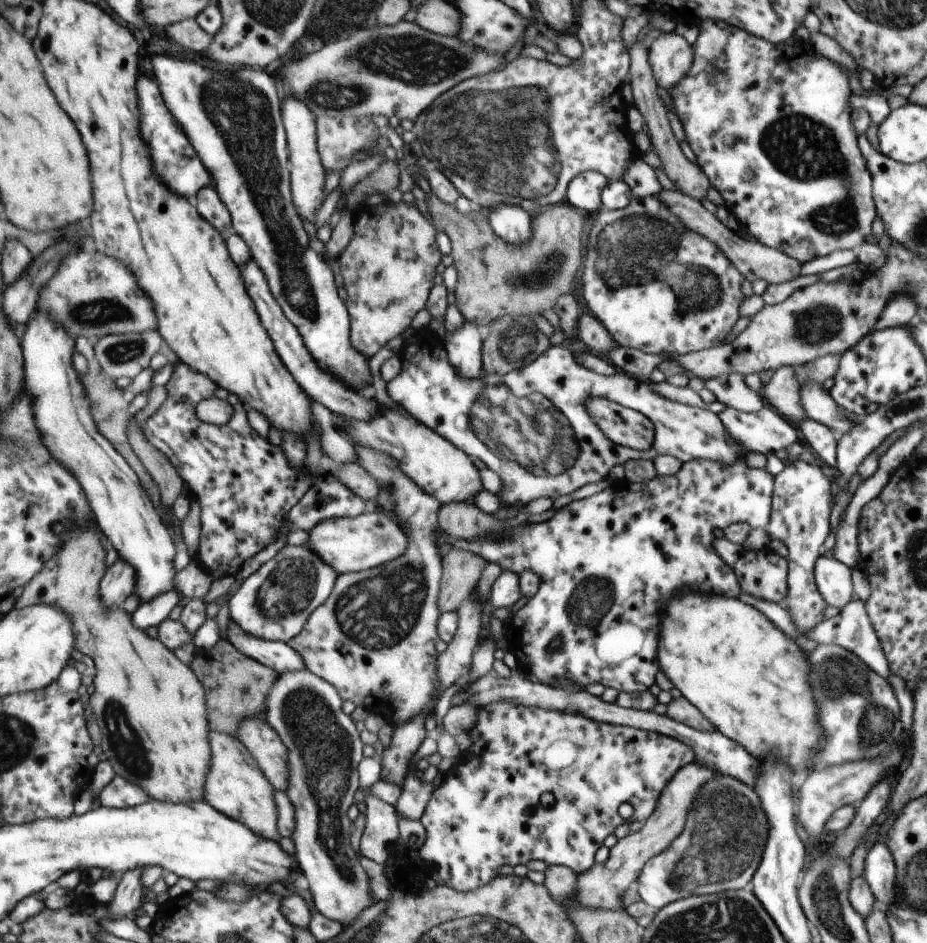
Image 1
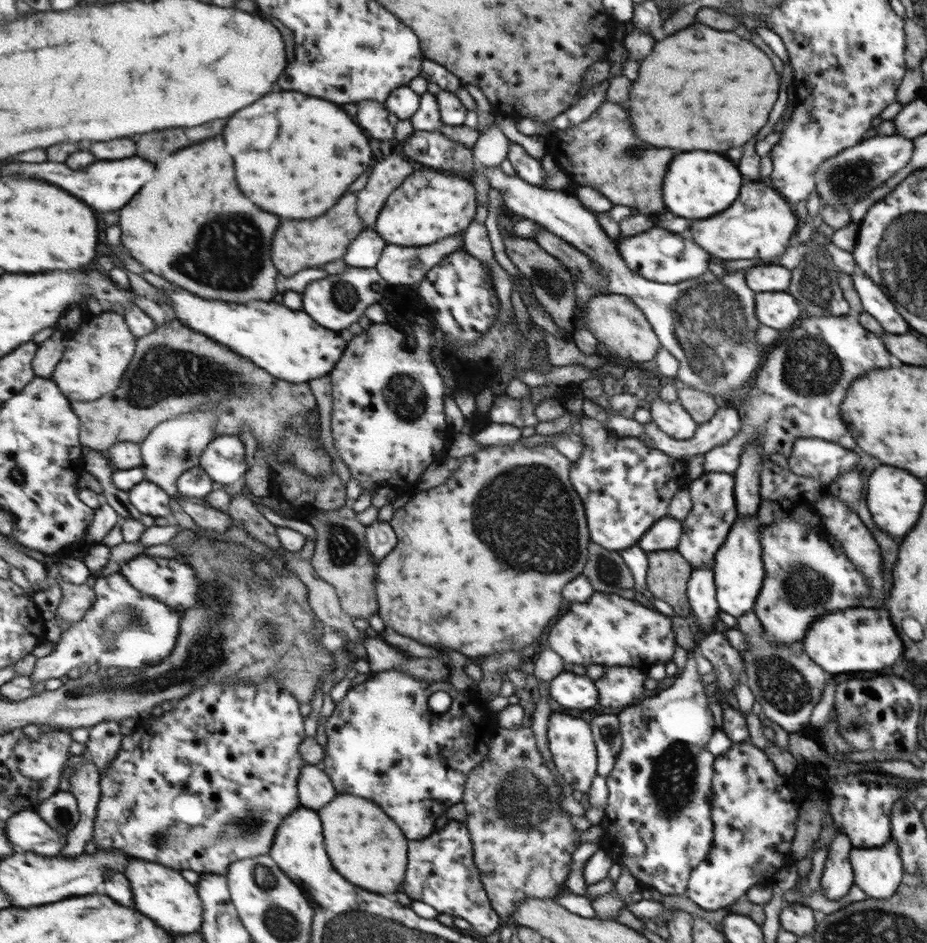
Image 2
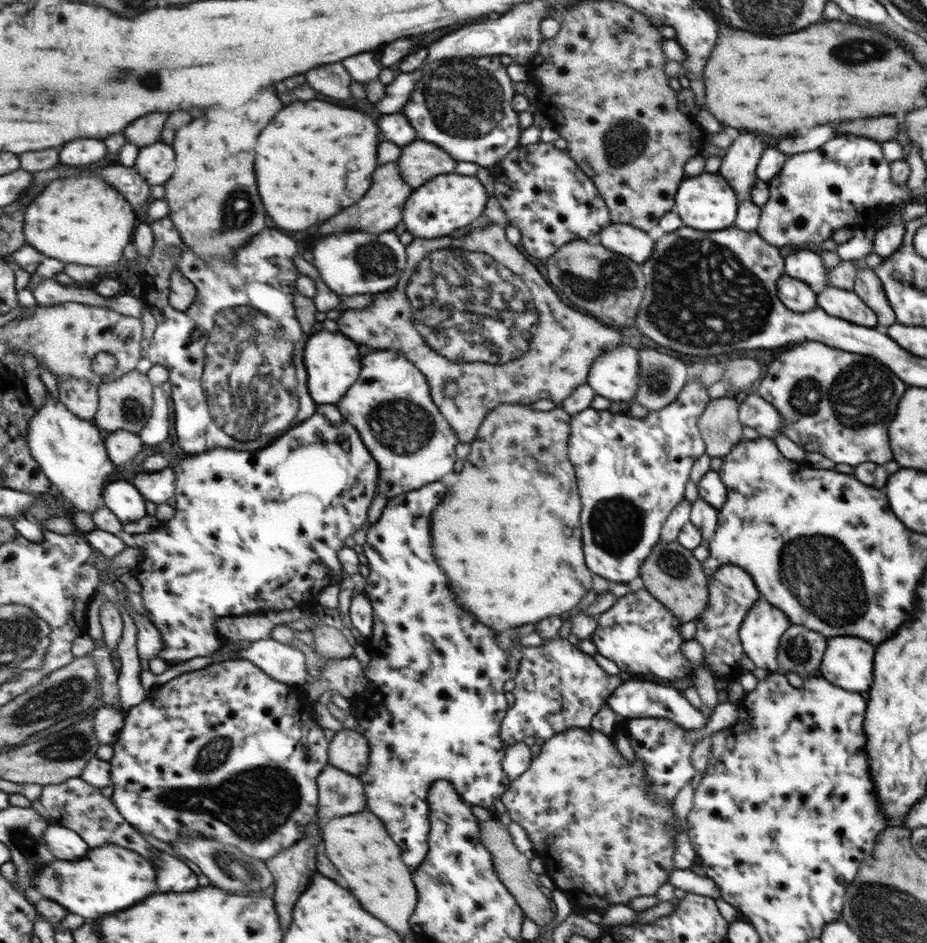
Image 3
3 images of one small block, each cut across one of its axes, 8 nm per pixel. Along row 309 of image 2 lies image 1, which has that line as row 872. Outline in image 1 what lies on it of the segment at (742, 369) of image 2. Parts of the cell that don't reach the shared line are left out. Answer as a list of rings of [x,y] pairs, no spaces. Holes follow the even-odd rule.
[[[718,773],[715,778],[707,780],[698,795],[693,798],[689,813],[682,833],[678,838],[657,856],[651,857],[643,868],[639,870],[638,881],[635,888],[639,898],[646,905],[662,909],[676,900],[688,896],[713,894],[723,891],[737,890],[743,888],[753,872],[757,872],[759,861],[762,860],[762,852],[766,846],[767,834],[770,833],[767,816],[763,814],[762,803],[752,787],[747,786],[738,779],[729,775]]]

